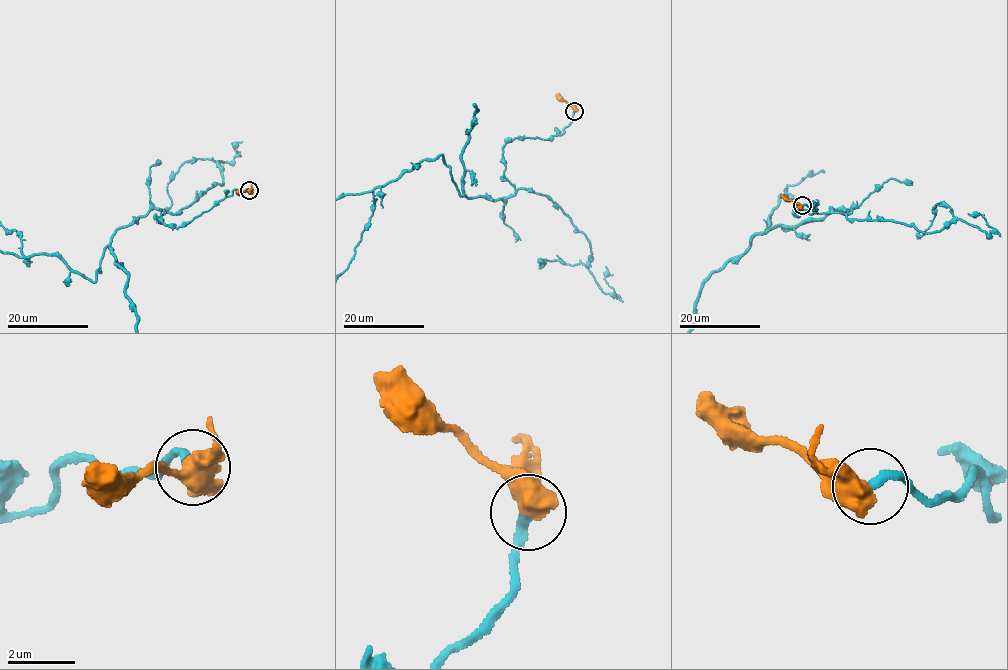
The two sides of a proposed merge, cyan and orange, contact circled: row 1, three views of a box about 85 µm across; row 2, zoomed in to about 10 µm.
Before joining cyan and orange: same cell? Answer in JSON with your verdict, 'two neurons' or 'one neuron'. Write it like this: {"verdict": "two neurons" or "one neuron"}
{"verdict": "one neuron"}

